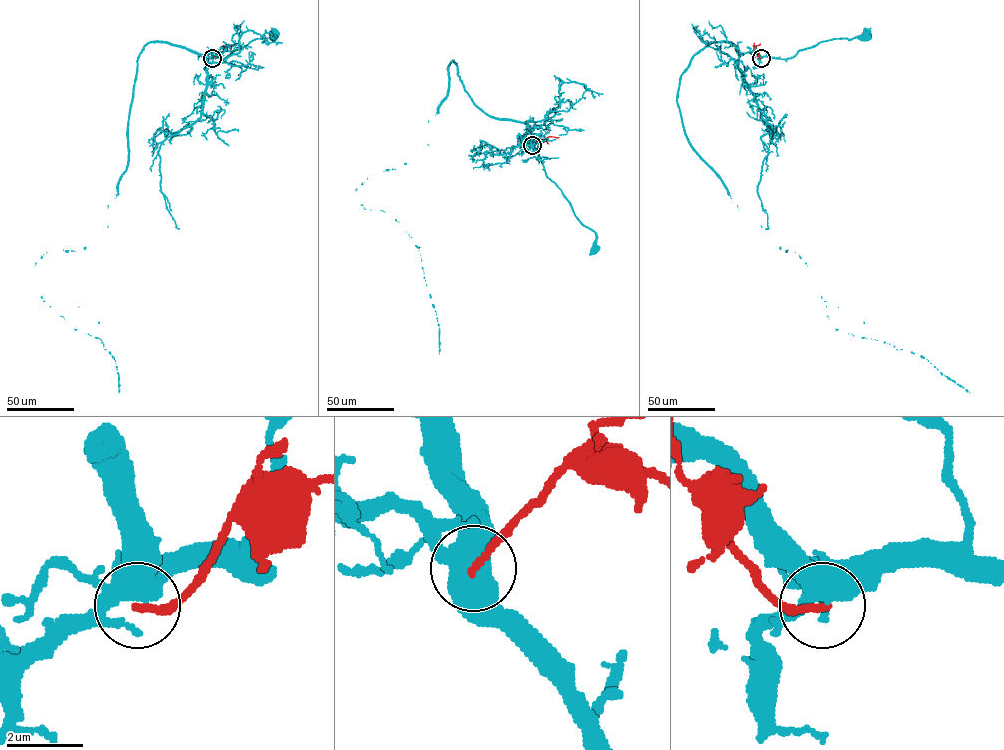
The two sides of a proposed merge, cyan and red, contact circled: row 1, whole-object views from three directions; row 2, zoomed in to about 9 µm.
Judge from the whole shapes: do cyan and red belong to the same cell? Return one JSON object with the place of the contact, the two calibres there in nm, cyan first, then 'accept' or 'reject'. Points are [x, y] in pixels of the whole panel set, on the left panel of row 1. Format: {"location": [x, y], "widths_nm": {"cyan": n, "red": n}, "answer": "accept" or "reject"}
{"location": [212, 58], "widths_nm": {"cyan": 480, "red": 180}, "answer": "reject"}

